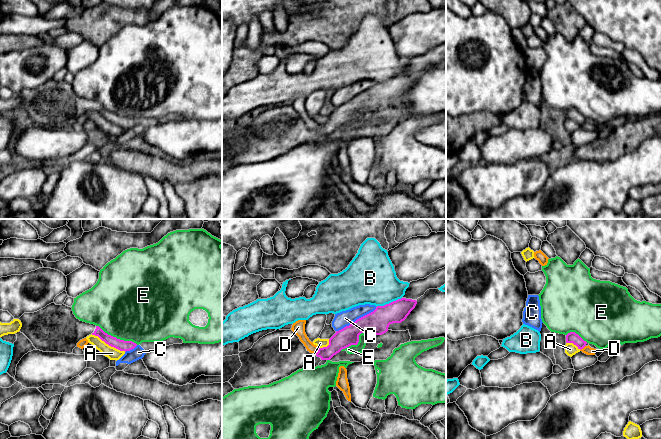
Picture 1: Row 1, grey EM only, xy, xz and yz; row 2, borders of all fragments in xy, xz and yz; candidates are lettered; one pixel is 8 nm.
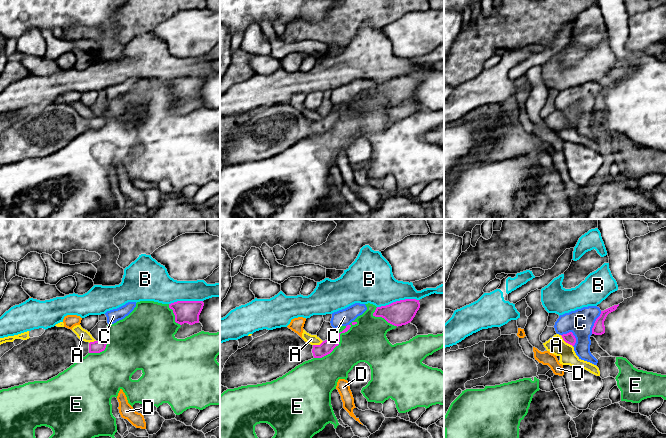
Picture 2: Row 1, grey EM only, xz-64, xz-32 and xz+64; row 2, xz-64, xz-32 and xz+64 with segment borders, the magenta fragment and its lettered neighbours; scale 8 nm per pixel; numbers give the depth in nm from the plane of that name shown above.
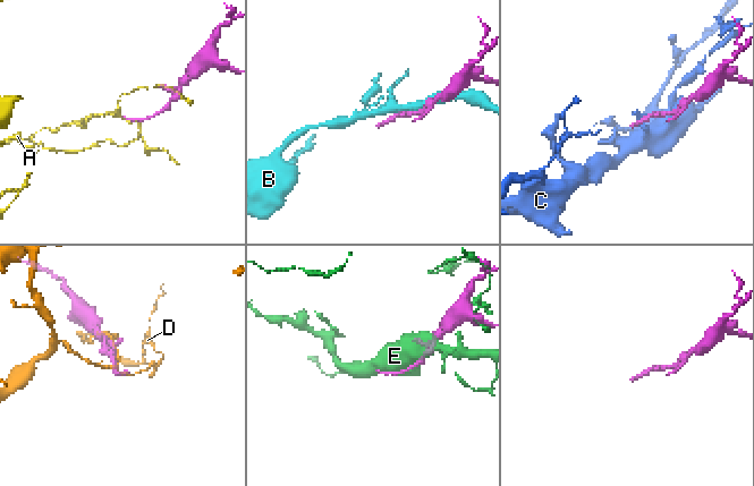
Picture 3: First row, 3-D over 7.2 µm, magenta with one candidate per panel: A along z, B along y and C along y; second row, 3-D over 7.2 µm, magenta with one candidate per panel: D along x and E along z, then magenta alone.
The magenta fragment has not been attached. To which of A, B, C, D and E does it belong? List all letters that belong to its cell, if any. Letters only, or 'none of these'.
none of these

